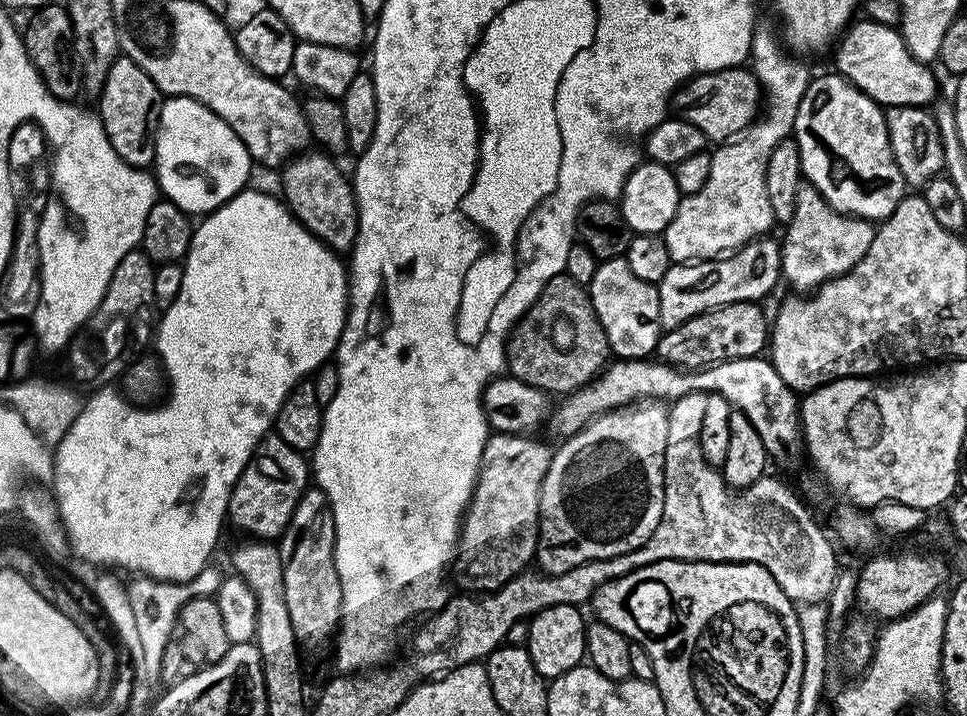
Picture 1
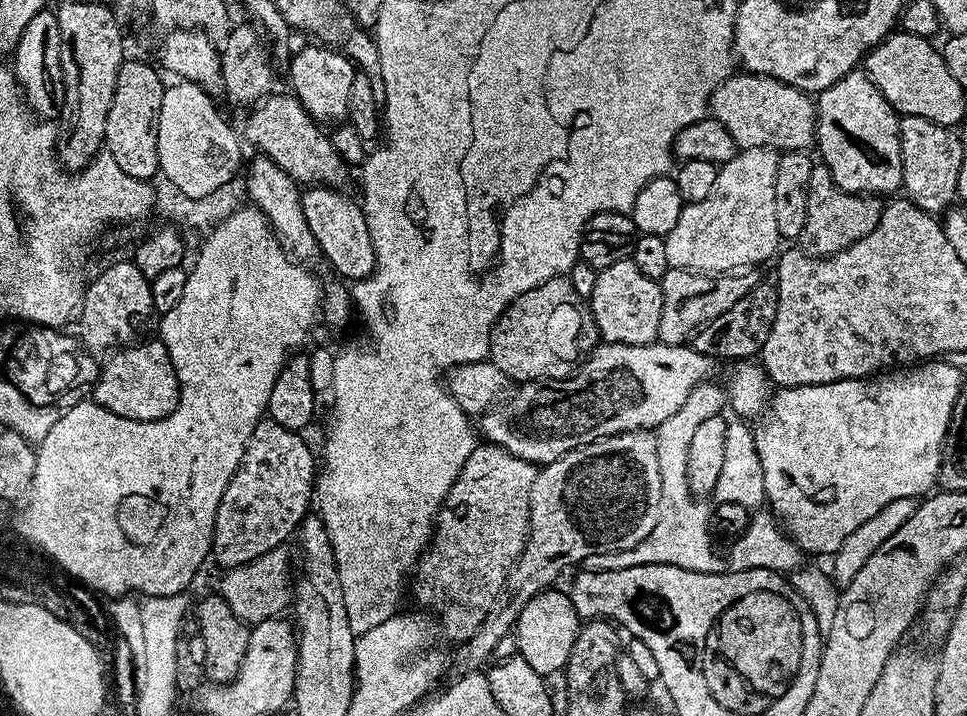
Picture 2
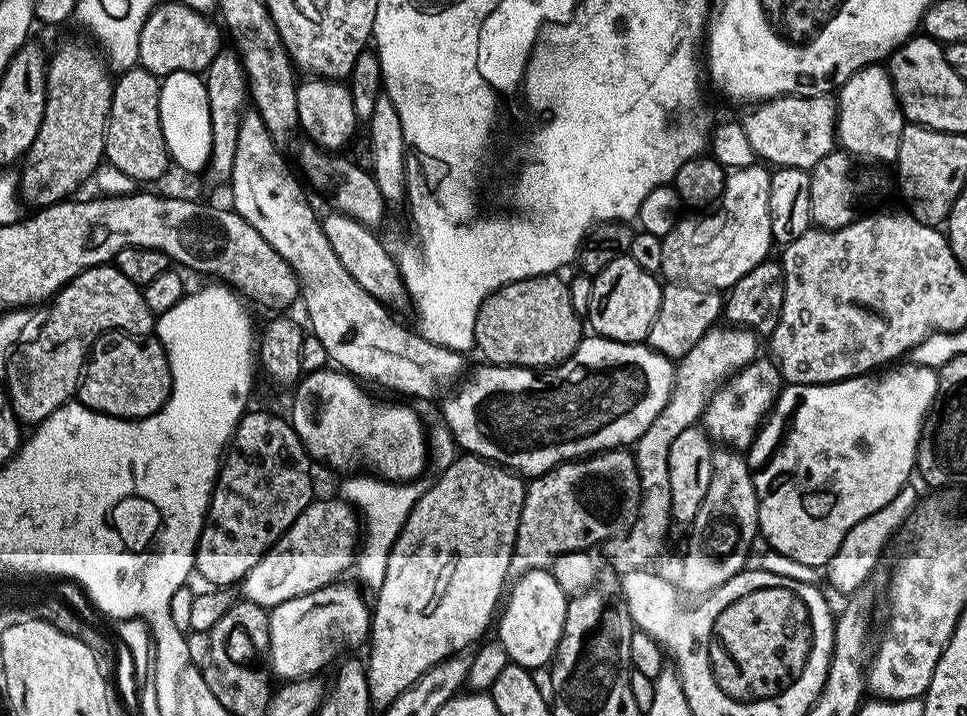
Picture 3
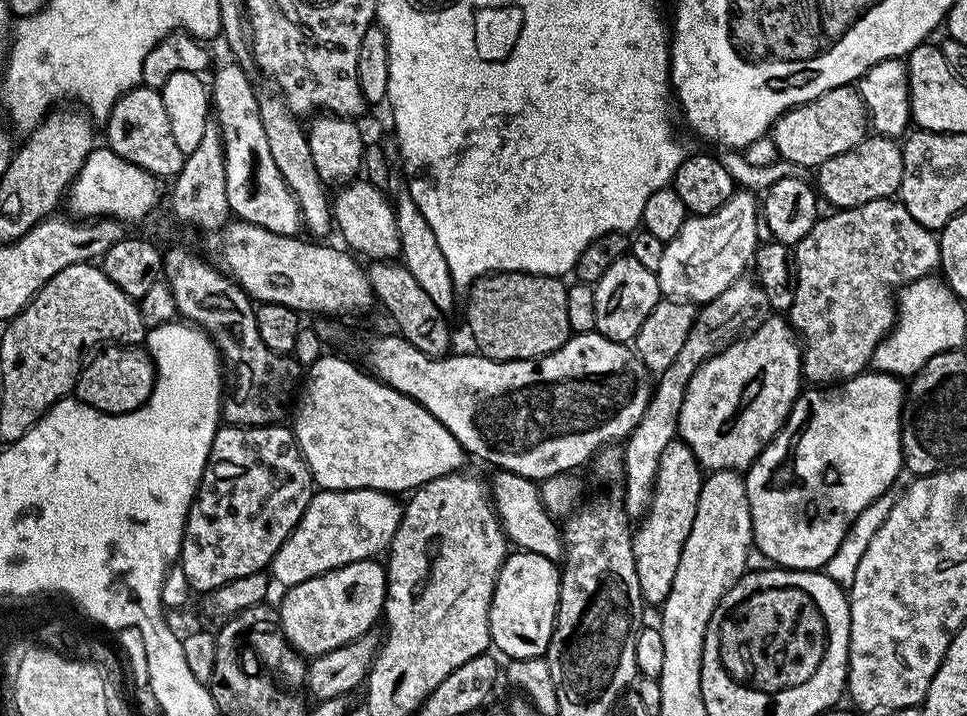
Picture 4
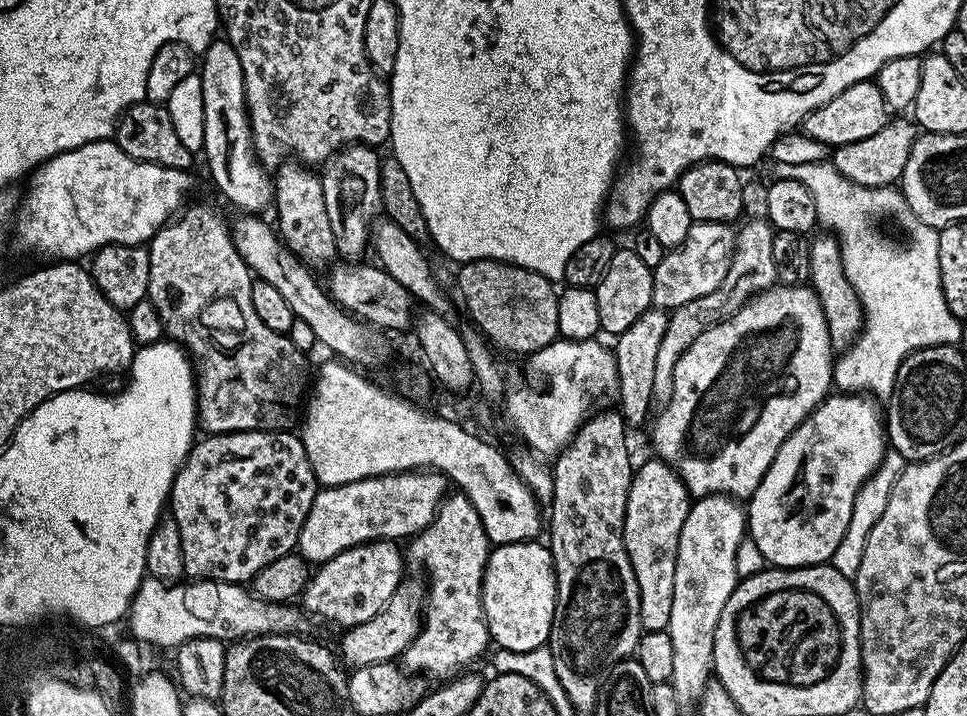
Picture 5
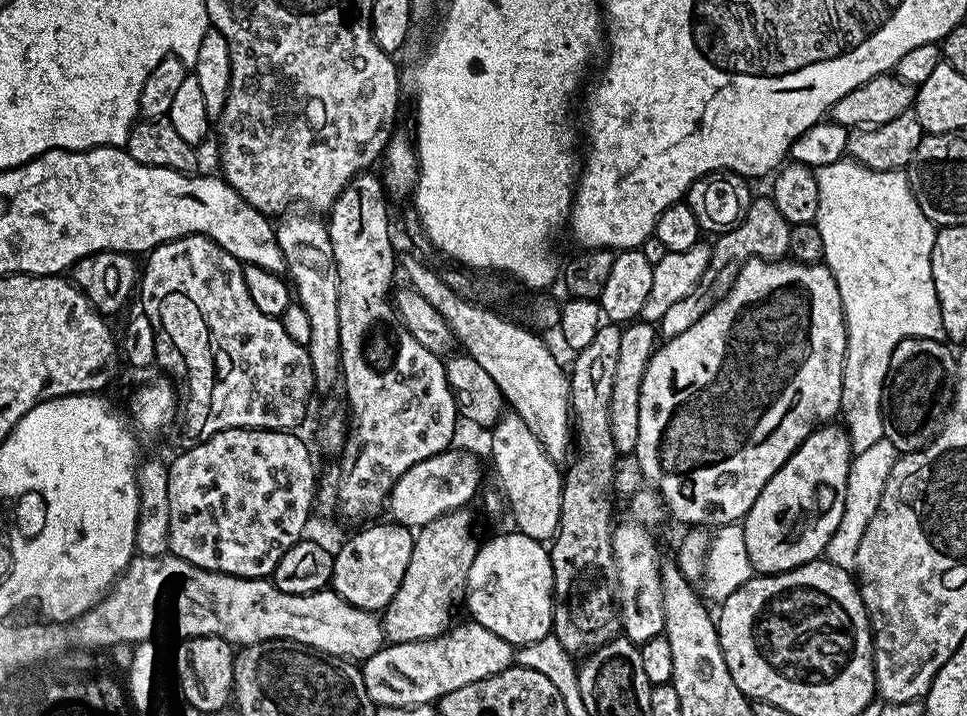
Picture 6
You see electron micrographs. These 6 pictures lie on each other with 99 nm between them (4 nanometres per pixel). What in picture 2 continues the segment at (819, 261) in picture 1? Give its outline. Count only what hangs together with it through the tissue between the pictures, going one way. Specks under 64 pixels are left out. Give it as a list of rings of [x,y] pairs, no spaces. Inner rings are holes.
[[[813,167],[808,183],[808,220],[798,237],[799,247],[810,256],[832,256],[864,238],[878,226],[882,208],[879,203],[863,204],[860,200],[859,195],[840,191],[827,168]]]

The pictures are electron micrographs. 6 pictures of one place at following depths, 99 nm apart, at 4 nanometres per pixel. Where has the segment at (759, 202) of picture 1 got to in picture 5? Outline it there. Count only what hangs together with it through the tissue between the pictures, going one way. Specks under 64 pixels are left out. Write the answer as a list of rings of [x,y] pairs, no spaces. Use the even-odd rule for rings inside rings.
[[[693,223],[686,242],[665,251],[661,262],[652,269],[652,307],[671,310],[718,290],[736,249],[736,234],[732,224]]]

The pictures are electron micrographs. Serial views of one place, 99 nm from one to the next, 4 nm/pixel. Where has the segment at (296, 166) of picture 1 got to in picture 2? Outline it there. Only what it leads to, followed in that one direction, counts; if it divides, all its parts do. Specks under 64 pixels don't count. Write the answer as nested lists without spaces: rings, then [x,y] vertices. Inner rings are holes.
[[[308,186],[300,193],[300,205],[302,214],[306,214],[306,223],[310,225],[310,234],[314,234],[320,247],[320,256],[328,259],[329,266],[338,275],[345,276],[340,278],[355,282],[364,280],[374,270],[376,255],[363,207],[344,194],[327,186]]]

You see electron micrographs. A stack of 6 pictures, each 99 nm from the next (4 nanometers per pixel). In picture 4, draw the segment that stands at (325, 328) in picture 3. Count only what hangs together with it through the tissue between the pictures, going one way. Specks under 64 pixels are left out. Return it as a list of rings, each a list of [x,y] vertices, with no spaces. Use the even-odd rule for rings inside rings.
[[[227,63],[210,79],[210,108],[222,130],[226,154],[226,198],[231,215],[274,234],[295,236],[302,228],[300,207],[294,194],[290,194],[290,186],[286,186],[270,154],[270,145],[266,143],[262,114],[258,114],[260,96],[252,89],[253,77],[239,64]]]

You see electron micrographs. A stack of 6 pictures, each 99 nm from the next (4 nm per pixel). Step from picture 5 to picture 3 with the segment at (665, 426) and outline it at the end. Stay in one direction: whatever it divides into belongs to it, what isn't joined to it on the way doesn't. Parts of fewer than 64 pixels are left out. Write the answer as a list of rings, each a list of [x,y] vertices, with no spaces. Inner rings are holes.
[[[757,358],[747,364],[741,372],[725,380],[712,394],[712,399],[704,407],[703,427],[709,437],[732,450],[747,450],[752,446],[752,439],[760,431],[767,415],[780,395],[782,377],[771,359]]]

